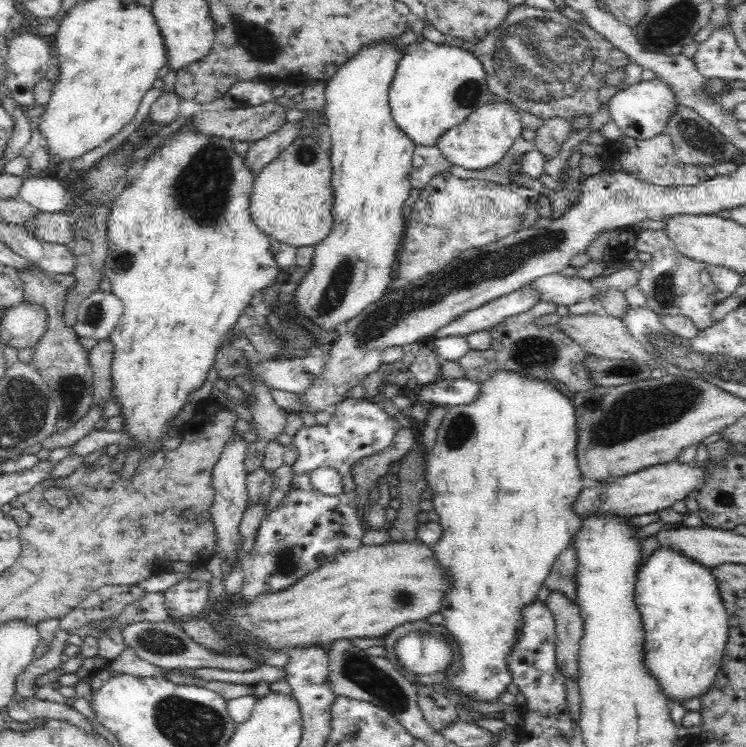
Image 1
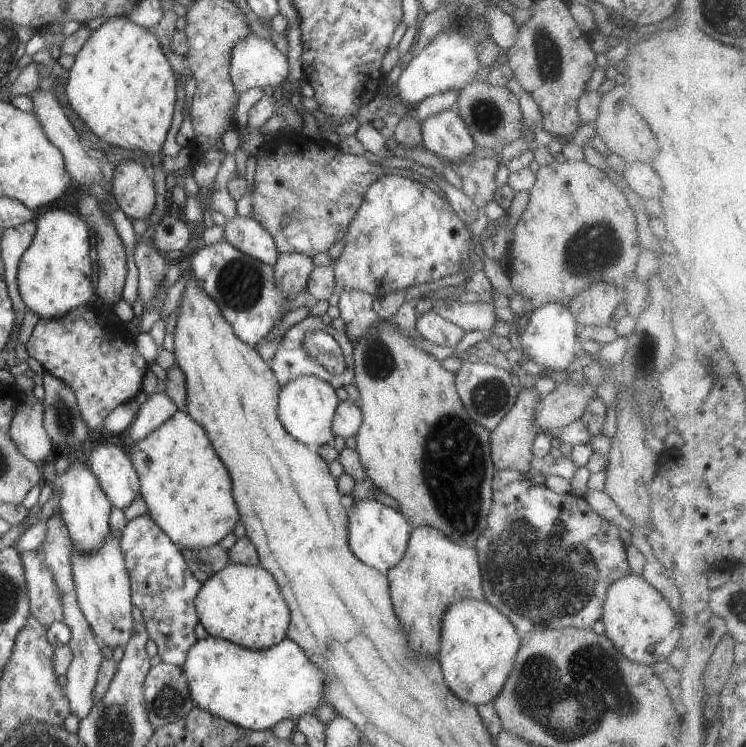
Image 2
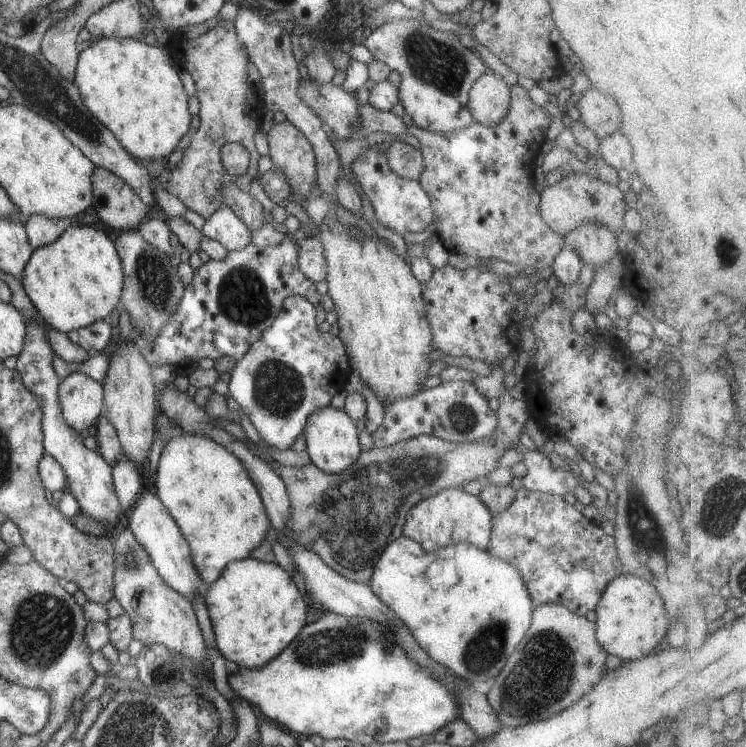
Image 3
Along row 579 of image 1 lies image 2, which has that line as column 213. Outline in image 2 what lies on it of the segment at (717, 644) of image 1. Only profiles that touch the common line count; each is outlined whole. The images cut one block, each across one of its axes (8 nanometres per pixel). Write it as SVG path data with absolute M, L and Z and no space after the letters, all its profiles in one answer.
M207 636L189 646L180 667L196 707L249 730L269 729L281 719L297 722L301 714L311 714L325 700L325 674L287 637L265 650L251 650Z

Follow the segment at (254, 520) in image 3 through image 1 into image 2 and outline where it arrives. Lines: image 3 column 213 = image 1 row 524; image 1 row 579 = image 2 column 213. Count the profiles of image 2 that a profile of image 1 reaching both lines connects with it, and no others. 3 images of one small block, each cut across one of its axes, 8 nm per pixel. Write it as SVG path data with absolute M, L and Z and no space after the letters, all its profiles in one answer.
M185 410L175 411L159 428L149 432L143 440L131 444L128 455L133 470L137 472L138 493L146 504L149 516L179 550L209 548L217 545L225 534L232 532L239 520L239 513L231 496L229 474L221 460L213 454L203 427L193 422Z

